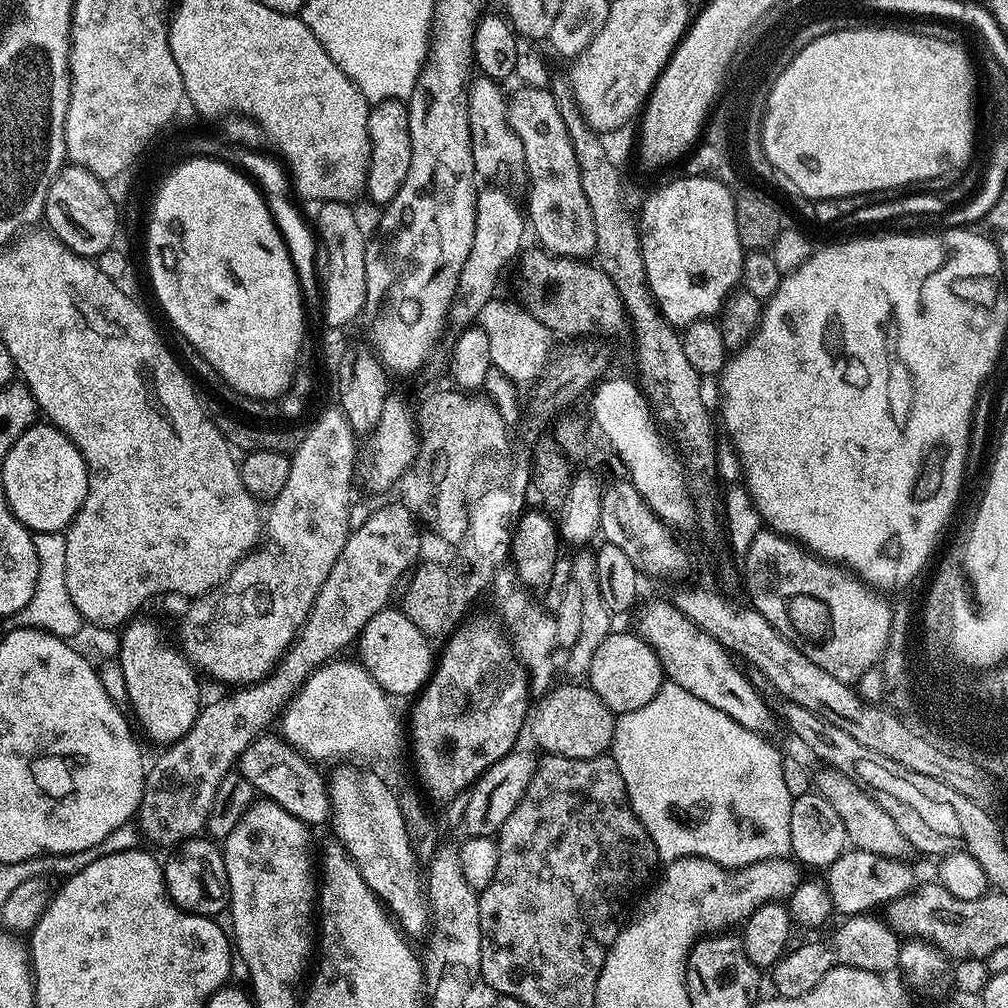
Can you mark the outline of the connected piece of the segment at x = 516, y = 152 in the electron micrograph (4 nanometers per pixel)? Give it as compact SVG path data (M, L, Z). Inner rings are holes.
M483 74L477 75L468 86L468 117L470 118L470 146L474 154L477 177L496 176L507 168L519 169L524 163L522 138L514 134L508 121L508 100L497 81Z

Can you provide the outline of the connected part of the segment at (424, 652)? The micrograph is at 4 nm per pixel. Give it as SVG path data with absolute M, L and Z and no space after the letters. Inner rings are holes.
M389 606L378 614L374 614L374 618L370 618L370 622L366 622L366 626L360 631L358 660L378 682L378 686L388 693L389 697L409 696L412 698L423 689L424 685L428 683L428 677L432 675L434 652L432 656L432 648L428 644L431 644L429 637L424 636L422 630L418 630L418 626L414 626L414 622L410 622L410 618L406 618L404 611L399 607Z

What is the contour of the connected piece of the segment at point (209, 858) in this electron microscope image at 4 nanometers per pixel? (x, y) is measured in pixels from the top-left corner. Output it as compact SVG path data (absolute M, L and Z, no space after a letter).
M193 838L183 841L173 852L176 853L162 864L164 885L168 887L172 903L180 911L193 912L195 916L219 917L230 904L223 851L211 839Z

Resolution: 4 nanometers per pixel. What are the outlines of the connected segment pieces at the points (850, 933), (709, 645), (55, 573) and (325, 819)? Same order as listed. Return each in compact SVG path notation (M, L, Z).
M860 913L857 916L847 917L840 923L840 928L832 938L832 952L835 960L830 959L832 954L822 942L806 942L798 947L796 945L786 952L782 959L770 970L772 984L781 999L796 998L809 993L822 977L835 964L862 969L876 975L885 975L884 972L893 972L898 968L900 947L902 945L899 933L893 931L885 919L876 918L871 913Z
M669 601L656 605L652 610L650 621L647 622L644 632L644 639L656 651L663 666L665 677L673 684L676 684L692 694L696 698L706 702L707 705L714 706L716 710L722 710L732 721L736 721L744 729L750 730L763 736L770 736L777 724L778 720L775 713L764 702L763 698L756 692L753 684L738 670L737 666L732 662L733 657L728 650L716 639L696 627L696 624L690 622L681 611L678 611Z
M38 532L33 533L32 541L39 560L38 582L35 584L34 595L26 607L3 619L3 629L12 631L18 628L39 628L40 631L54 633L68 640L80 630L84 621L66 590L64 535L61 532Z
M269 734L257 737L256 740L243 752L238 761L238 771L251 785L256 788L259 795L271 800L272 803L282 806L288 814L294 814L304 824L315 826L315 824L328 824L333 815L332 798L326 776L319 772L313 761L300 755L296 749L288 746L287 741L281 737L274 738Z

